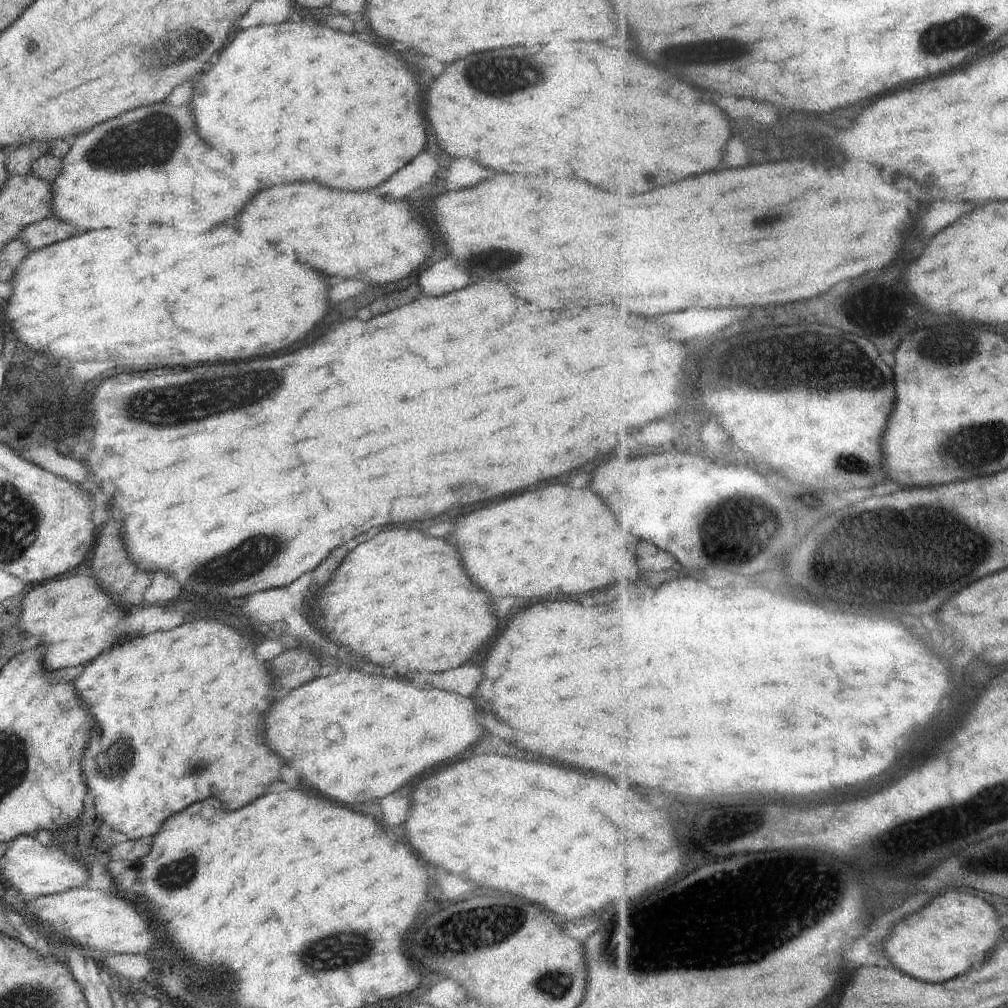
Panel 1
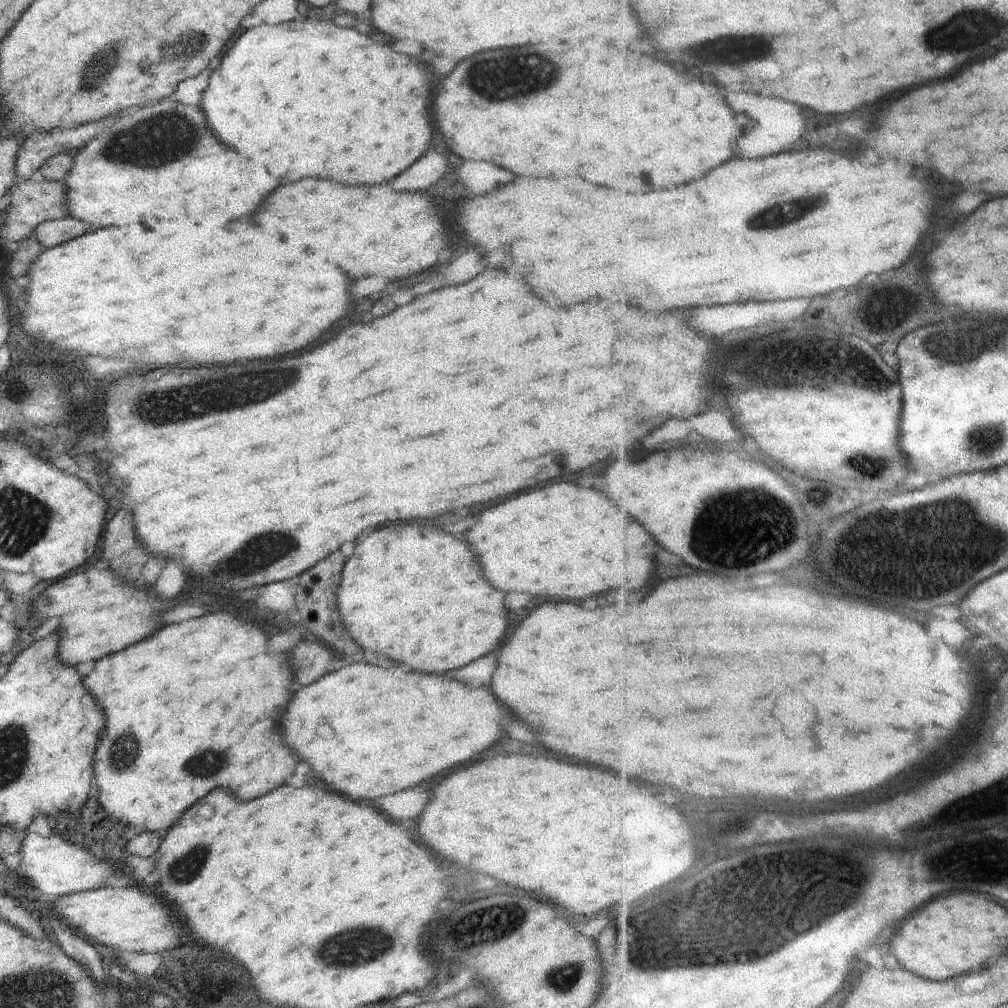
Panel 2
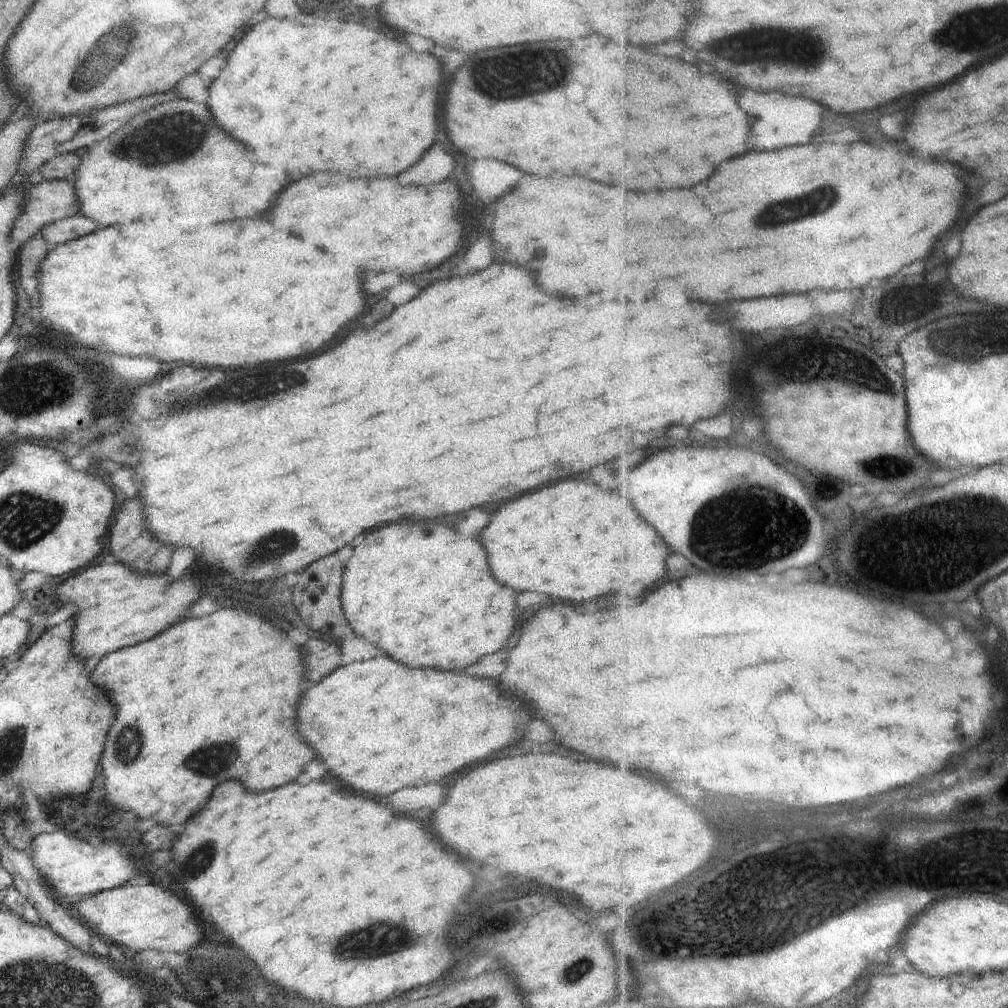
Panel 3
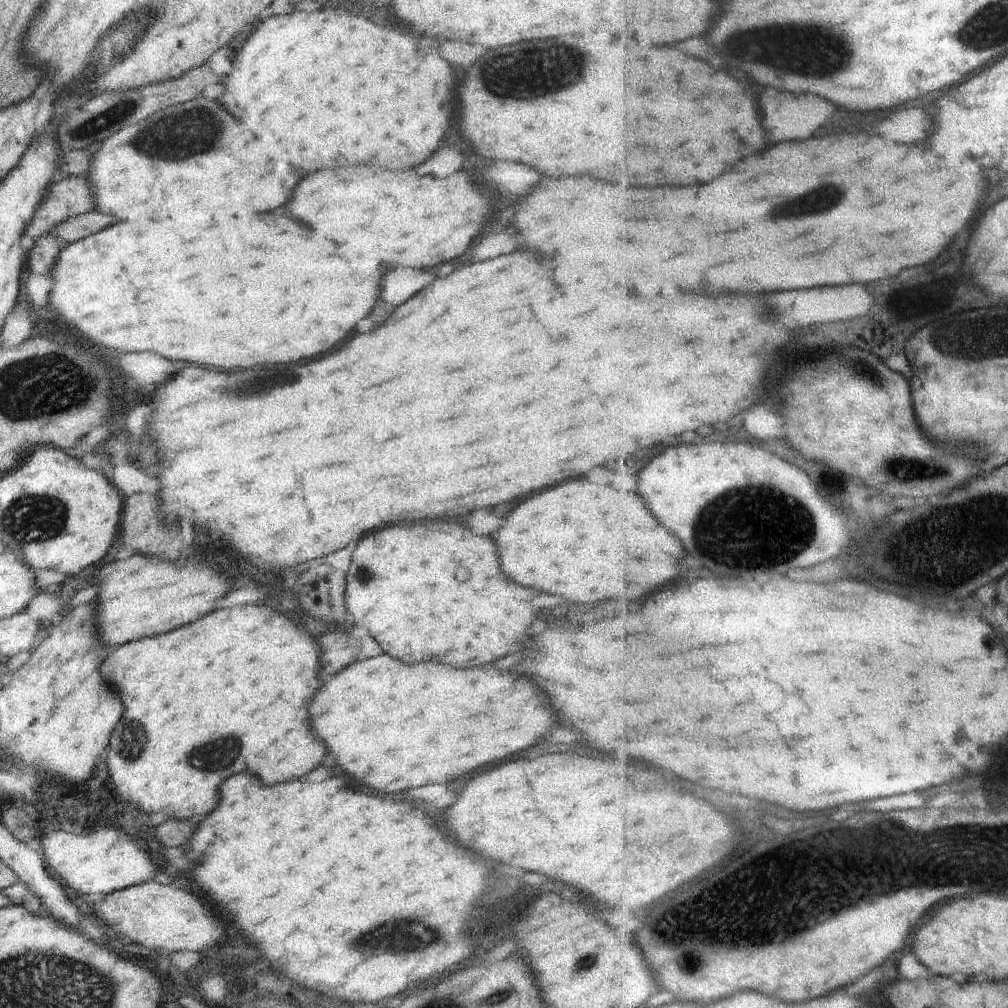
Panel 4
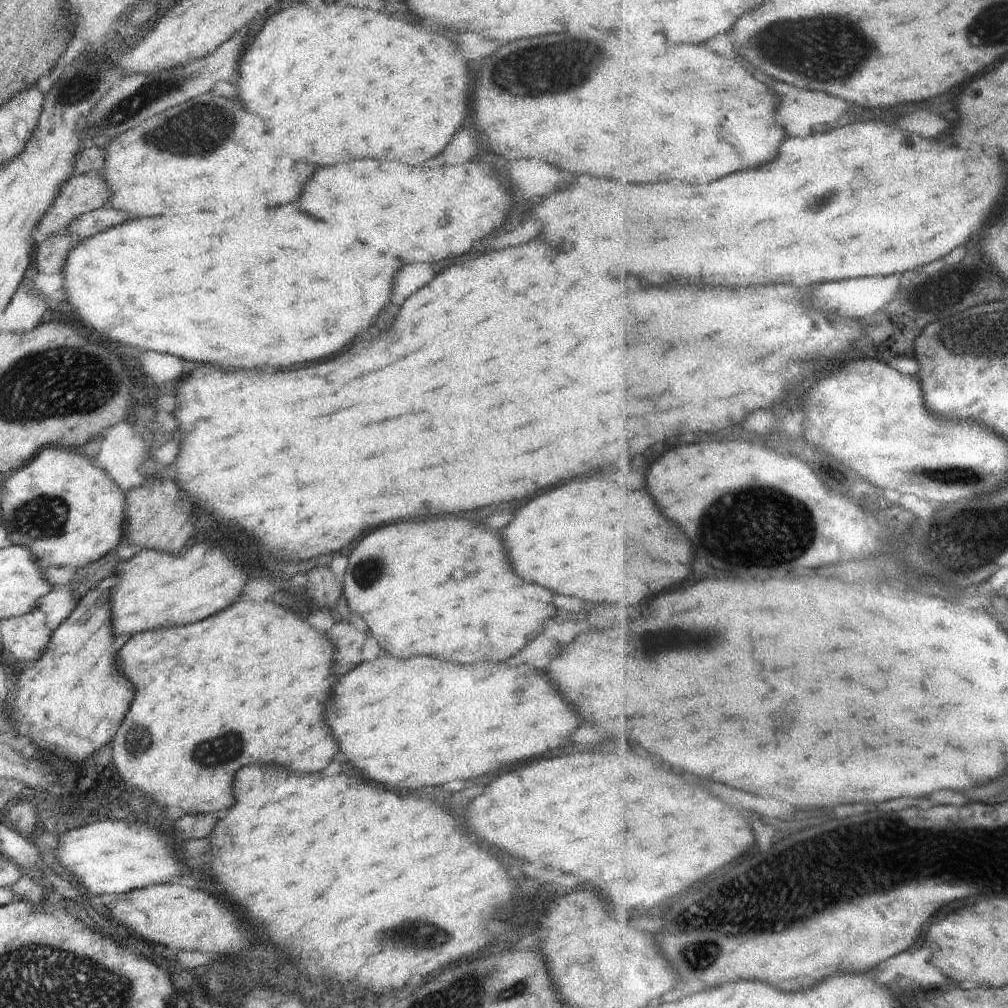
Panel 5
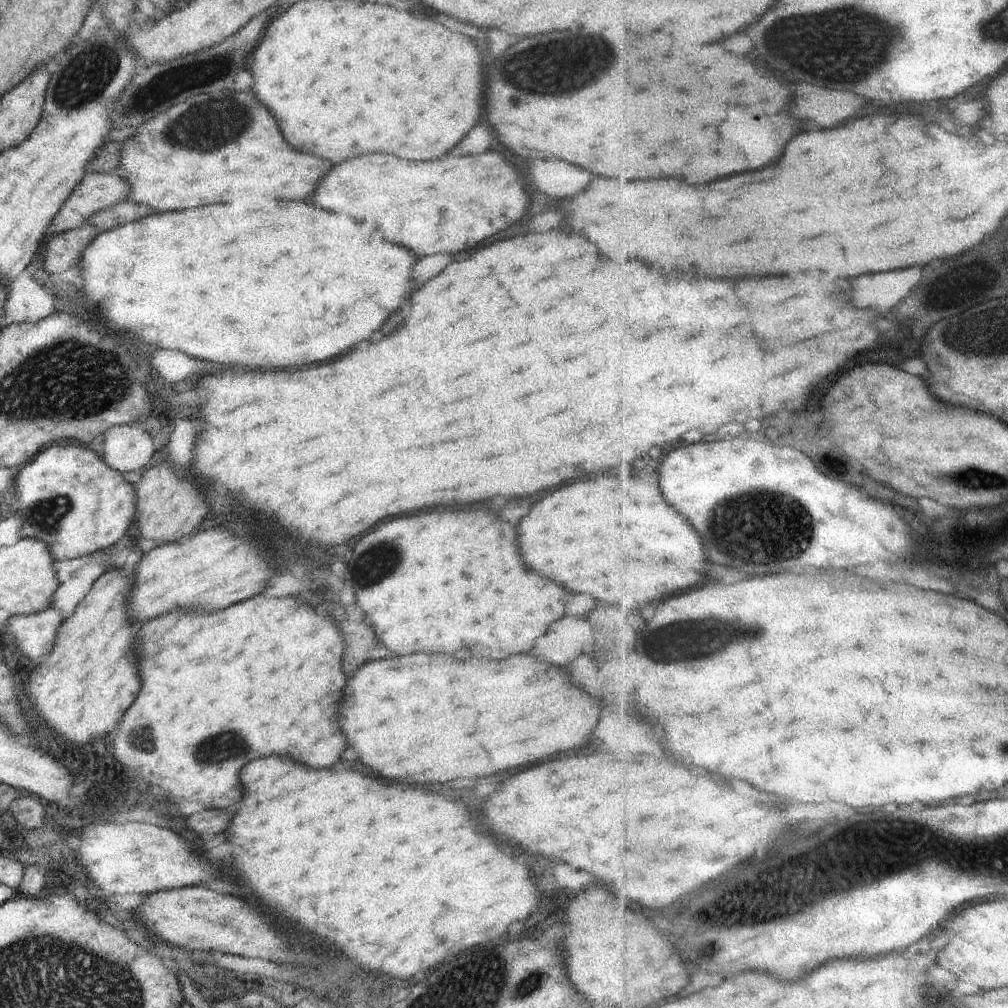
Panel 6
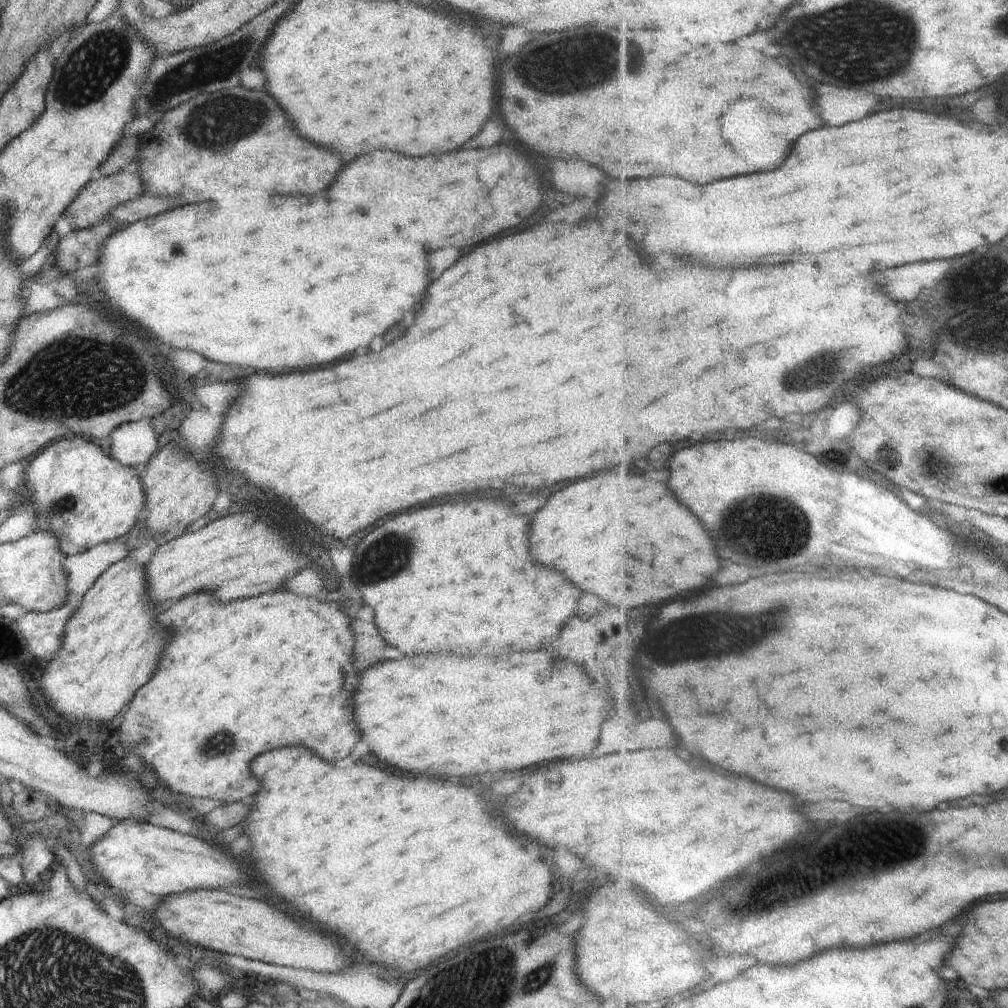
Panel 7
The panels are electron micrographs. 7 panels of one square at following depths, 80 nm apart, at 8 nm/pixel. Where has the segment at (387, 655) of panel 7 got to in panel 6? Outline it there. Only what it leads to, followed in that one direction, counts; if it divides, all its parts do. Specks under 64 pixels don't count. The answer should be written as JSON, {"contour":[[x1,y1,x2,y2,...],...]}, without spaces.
{"contour":[[338,620,339,632,343,636,345,647,341,658,341,669,347,676,352,675,364,663,370,662,368,648,376,645,377,638,370,624,355,624,353,622]]}

